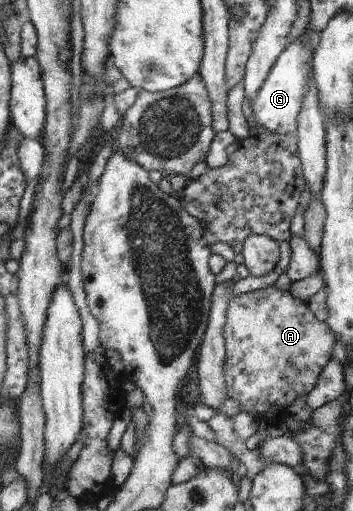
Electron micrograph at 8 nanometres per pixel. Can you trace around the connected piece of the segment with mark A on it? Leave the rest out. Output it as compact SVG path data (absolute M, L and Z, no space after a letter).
M274 285L233 297L222 331L228 397L237 399L242 411L257 413L259 417L274 408L275 415L284 414L287 420L289 405L317 384L321 371L332 358L336 340L329 325L317 320L307 303Z

